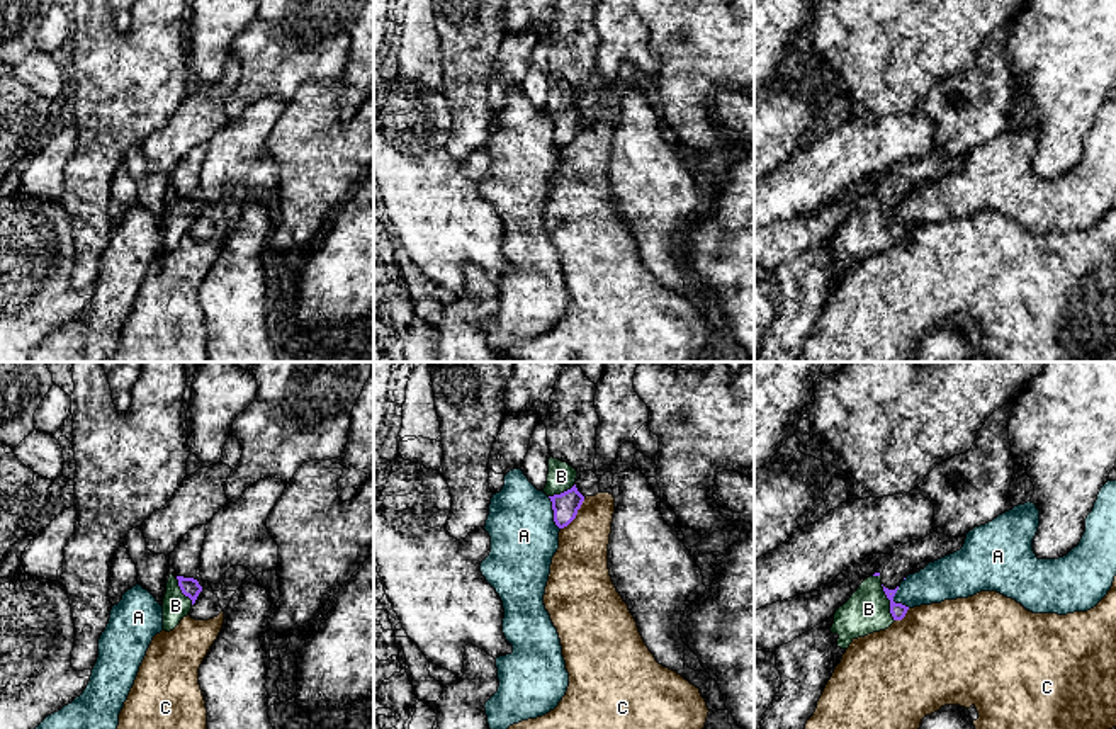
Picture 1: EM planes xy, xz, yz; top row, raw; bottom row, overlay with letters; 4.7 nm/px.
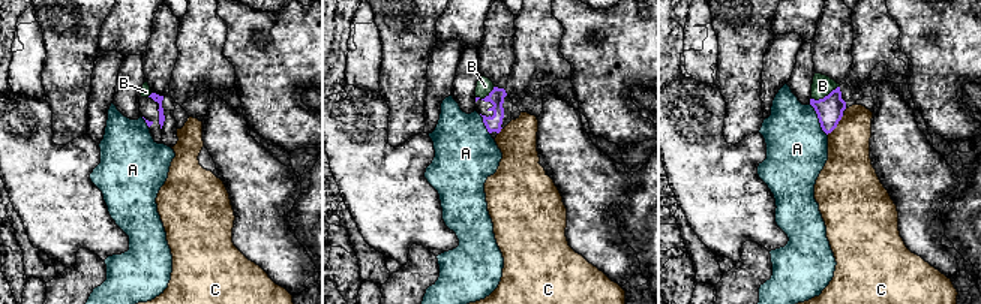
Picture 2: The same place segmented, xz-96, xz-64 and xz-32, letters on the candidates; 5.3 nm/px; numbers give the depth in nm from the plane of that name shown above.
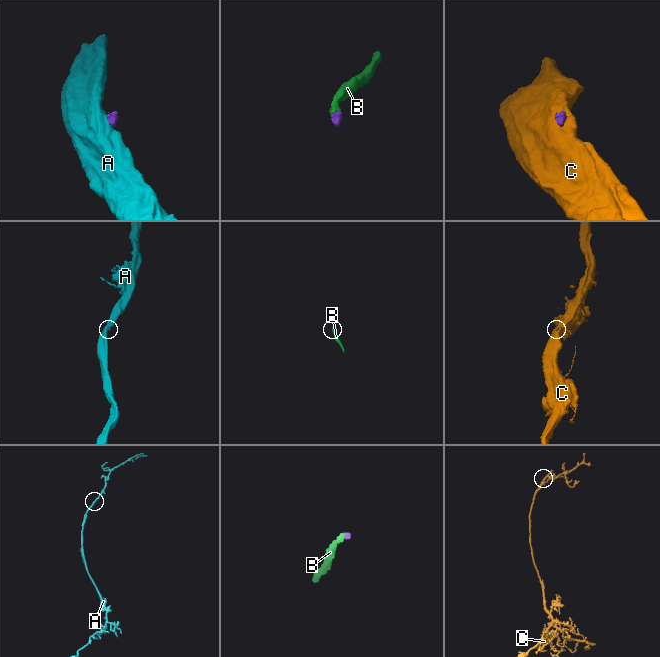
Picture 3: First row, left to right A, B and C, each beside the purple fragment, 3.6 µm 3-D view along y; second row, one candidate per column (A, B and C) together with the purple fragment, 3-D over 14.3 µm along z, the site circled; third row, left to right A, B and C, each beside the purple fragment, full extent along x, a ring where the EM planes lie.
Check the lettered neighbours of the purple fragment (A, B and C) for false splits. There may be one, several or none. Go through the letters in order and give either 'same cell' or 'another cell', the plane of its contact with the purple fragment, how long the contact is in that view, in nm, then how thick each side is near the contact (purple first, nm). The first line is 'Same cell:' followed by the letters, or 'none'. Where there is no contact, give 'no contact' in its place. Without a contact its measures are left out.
Same cell: B
A: another cell; meets purple in xz; contact 170 nm long; 120 nm thick on the purple side, 320 nm on the other
B: same cell; meets purple in yz; contact 190 nm long; 70 nm thick on the purple side, 200 nm on the other
C: another cell; meets purple in xz; contact 190 nm long; 120 nm thick on the purple side, 260 nm on the other

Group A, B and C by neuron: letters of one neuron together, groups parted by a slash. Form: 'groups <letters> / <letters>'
groups A / B / C

